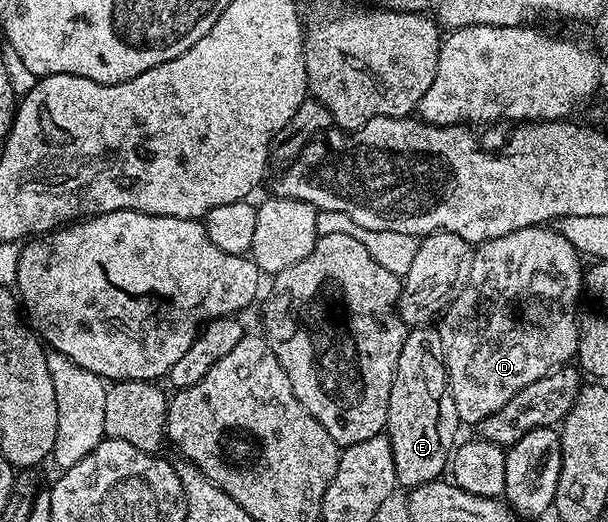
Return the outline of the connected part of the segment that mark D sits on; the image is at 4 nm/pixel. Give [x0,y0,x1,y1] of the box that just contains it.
[437,225,585,426]

